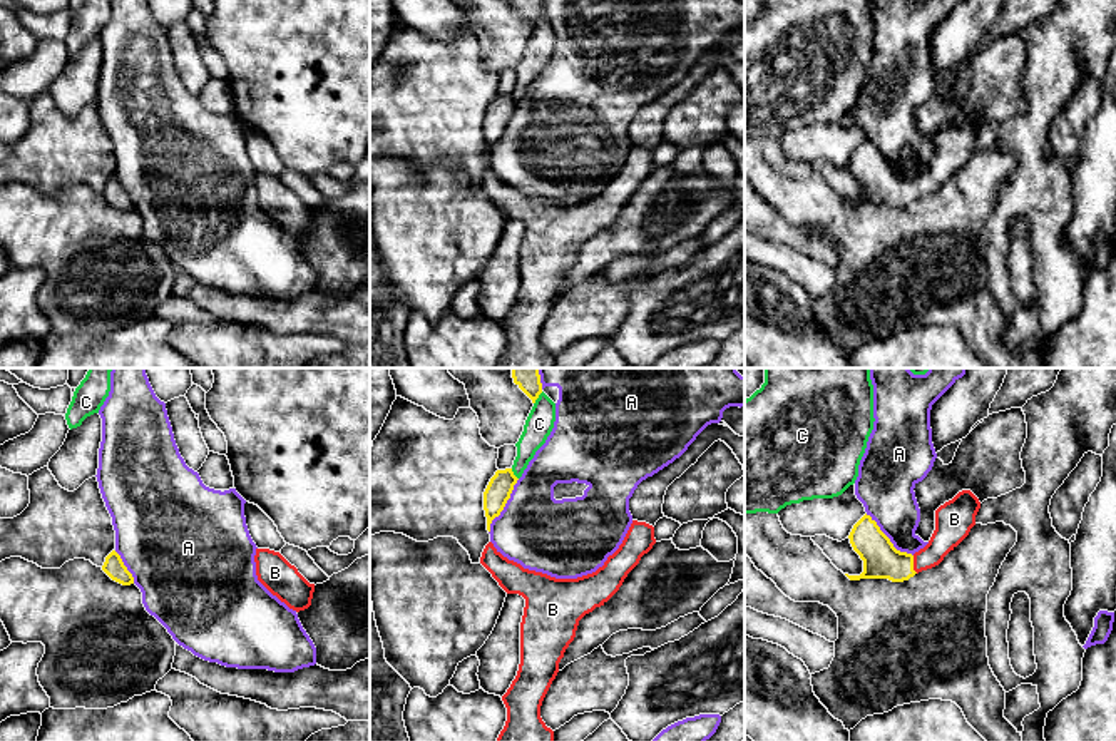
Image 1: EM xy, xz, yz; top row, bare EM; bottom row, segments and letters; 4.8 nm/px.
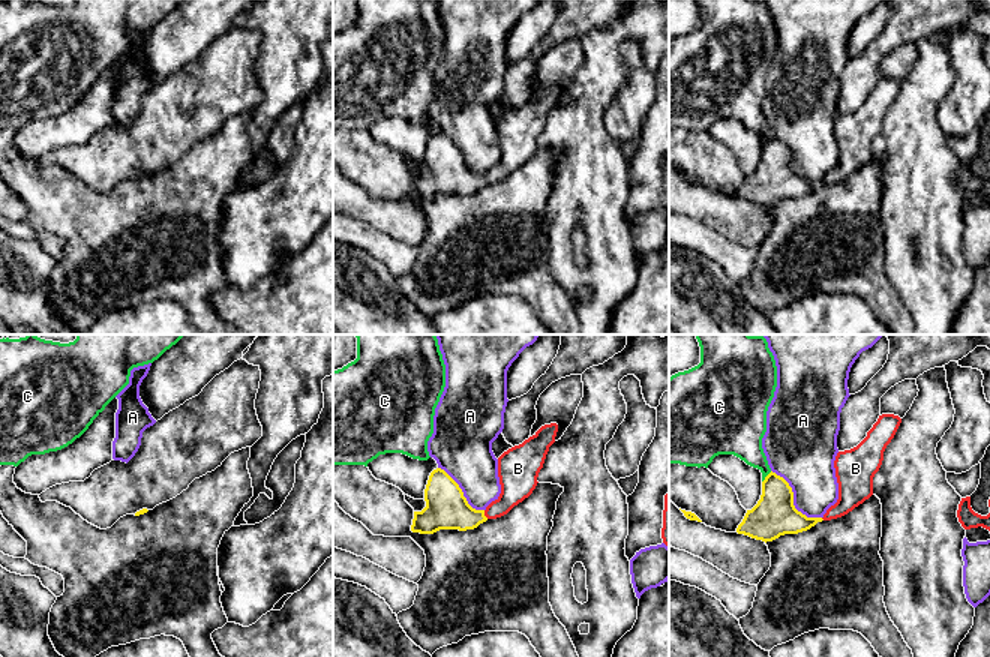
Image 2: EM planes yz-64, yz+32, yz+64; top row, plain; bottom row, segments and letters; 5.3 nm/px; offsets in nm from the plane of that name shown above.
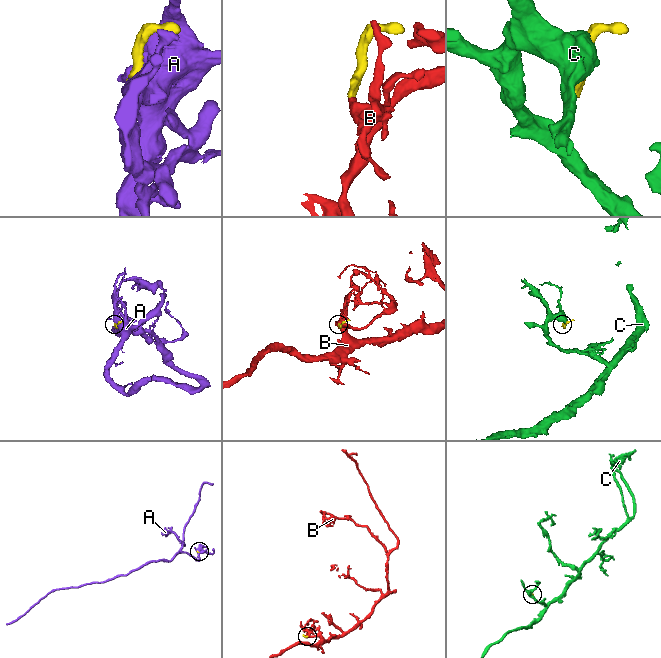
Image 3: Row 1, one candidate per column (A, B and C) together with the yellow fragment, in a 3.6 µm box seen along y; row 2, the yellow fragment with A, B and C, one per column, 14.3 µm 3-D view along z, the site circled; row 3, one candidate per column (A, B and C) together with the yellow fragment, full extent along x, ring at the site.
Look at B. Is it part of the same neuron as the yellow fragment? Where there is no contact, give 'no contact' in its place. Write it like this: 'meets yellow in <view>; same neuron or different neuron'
meets yellow in yz; same neuron

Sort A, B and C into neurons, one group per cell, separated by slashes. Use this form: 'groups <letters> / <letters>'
groups A / B / C

